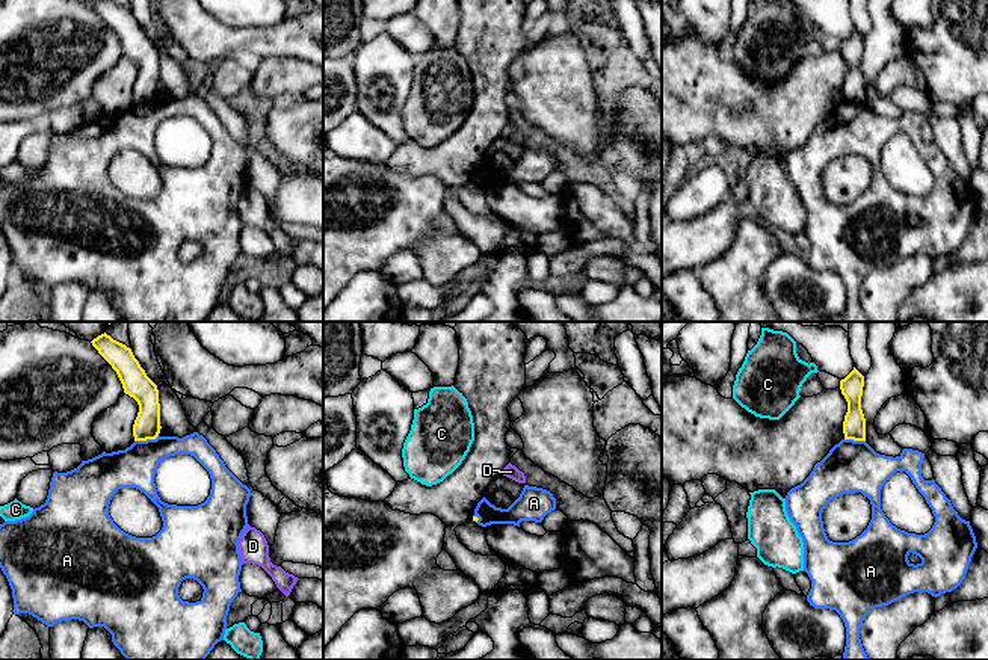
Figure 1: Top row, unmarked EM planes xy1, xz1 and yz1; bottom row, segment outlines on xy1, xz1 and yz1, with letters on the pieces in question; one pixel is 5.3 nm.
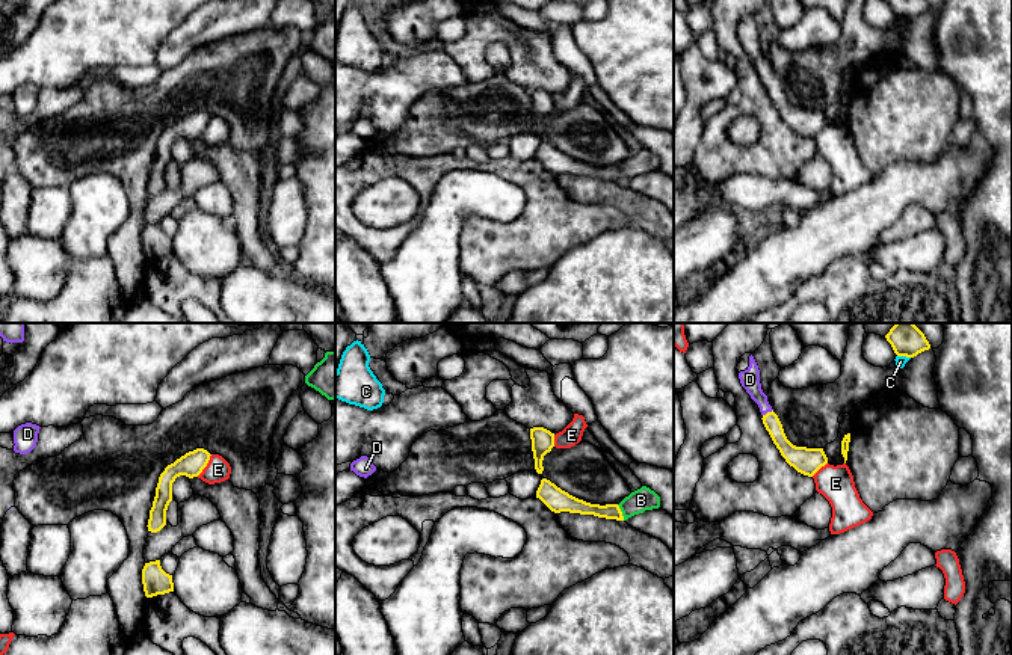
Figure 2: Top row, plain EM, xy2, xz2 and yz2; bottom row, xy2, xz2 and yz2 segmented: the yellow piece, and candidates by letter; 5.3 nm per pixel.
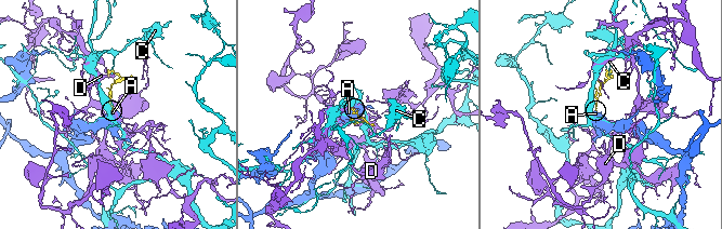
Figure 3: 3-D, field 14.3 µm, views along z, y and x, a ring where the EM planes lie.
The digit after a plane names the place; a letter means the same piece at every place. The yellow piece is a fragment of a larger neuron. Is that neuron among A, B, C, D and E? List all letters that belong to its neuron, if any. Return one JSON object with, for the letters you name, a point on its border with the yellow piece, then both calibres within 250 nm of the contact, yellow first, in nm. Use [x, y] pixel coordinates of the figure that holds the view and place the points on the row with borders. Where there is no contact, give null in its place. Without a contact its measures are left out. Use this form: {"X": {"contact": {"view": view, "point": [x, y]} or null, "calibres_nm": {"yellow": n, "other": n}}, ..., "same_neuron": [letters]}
{"D": {"contact": {"view": "yz2", "point": [768, 412]}, "calibres_nm": {"yellow": 90, "other": 110}}, "same_neuron": ["D"]}

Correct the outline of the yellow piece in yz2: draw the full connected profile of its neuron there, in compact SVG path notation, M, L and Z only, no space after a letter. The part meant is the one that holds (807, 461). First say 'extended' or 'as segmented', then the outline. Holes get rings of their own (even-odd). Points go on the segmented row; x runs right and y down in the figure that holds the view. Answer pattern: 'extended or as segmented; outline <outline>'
extended; outline M745 353L740 358L736 370L742 386L758 404L763 415L763 424L769 432L773 444L779 450L781 456L798 472L813 477L822 466L828 463L828 457L823 448L796 447L787 439L778 415L773 412L772 406L767 401L767 395L761 389L760 370L752 353Z

